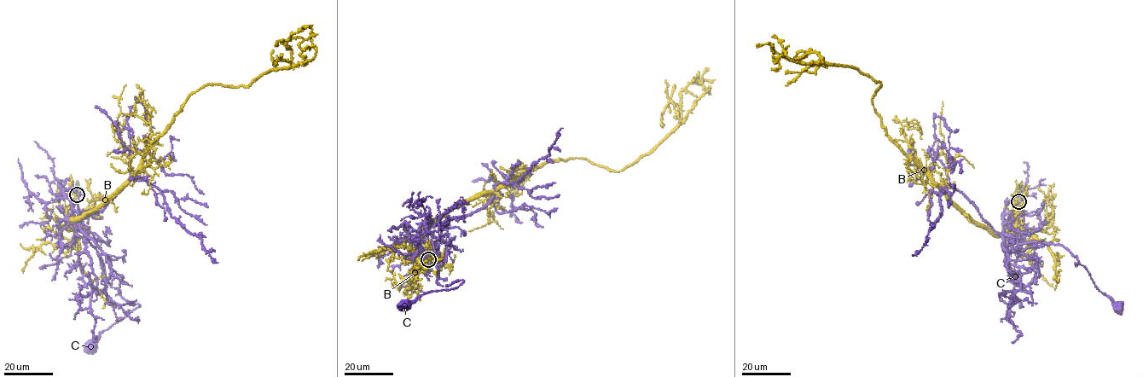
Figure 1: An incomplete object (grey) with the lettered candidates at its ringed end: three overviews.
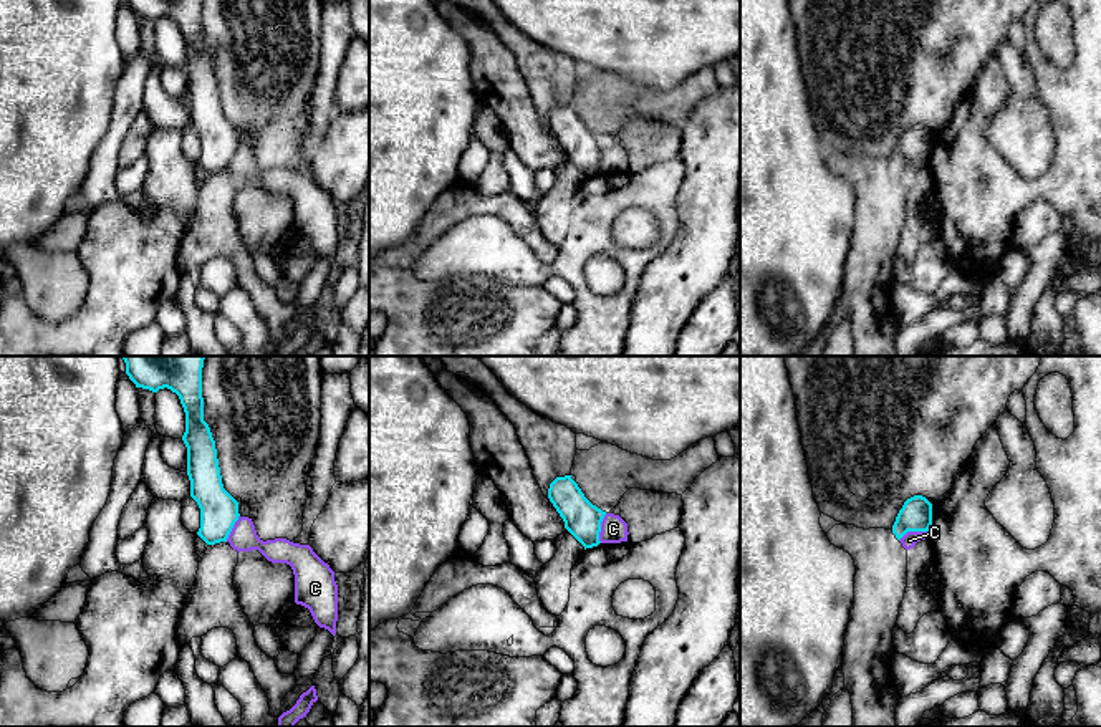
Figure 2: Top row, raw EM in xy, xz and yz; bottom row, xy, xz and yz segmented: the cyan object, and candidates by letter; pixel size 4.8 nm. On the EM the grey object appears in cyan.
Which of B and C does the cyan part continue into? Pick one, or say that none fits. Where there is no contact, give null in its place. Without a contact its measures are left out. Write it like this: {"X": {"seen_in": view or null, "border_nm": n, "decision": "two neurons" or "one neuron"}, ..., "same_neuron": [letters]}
{"B": {"seen_in": null, "decision": "one neuron"}, "C": {"seen_in": "xz", "border_nm": 150, "decision": "two neurons"}, "same_neuron": ["B"]}

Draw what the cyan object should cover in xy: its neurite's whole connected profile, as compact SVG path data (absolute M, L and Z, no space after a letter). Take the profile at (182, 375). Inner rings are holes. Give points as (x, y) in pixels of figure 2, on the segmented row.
M121 356L136 388L171 389L185 412L190 497L200 508L197 535L207 543L227 542L238 520L238 502L224 489L215 441L204 421L202 368L205 356Z

